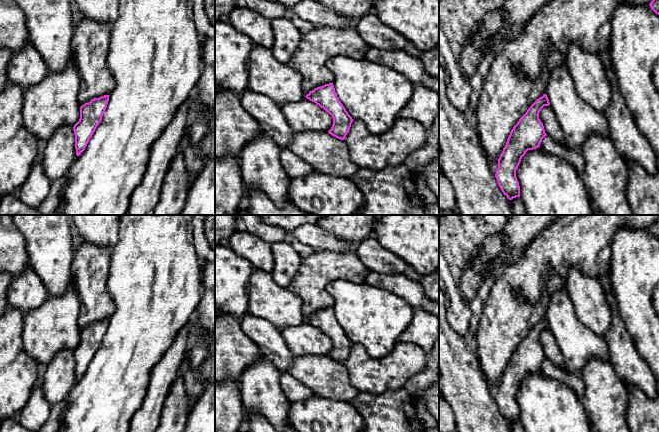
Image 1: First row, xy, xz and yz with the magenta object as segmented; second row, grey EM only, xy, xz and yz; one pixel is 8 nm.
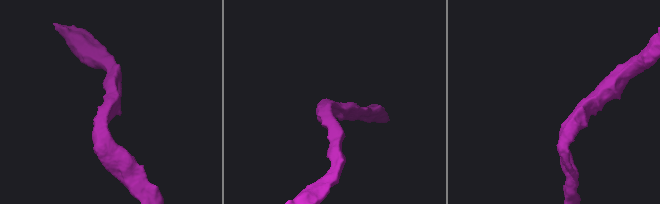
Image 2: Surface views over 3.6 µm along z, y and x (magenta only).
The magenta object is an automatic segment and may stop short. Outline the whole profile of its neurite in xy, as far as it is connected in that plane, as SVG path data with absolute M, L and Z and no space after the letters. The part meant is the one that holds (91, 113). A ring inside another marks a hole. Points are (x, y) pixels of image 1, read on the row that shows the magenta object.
M83 17L74 23L72 53L80 77L78 101L80 119L74 125L75 149L79 156L102 120L109 95L116 82L107 59L112 23L95 22Z

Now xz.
M315 27L302 35L288 63L301 73L306 98L332 116L333 125L328 133L341 140L345 139L354 120L337 97L334 76L326 62L337 55L365 60L369 48L355 27Z

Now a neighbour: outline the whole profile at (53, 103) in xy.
M75 65L62 72L49 71L37 85L24 91L22 114L25 128L40 142L46 143L58 129L74 127L80 119L79 88L80 77Z

